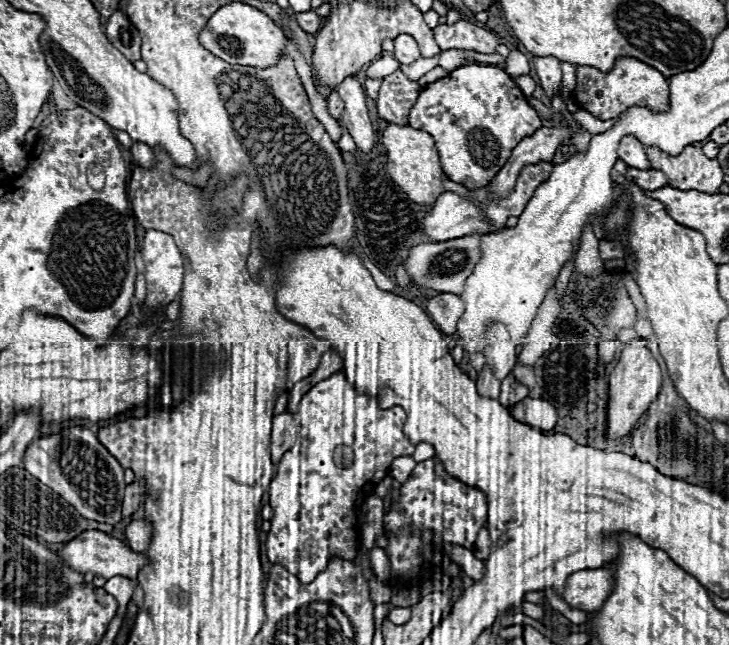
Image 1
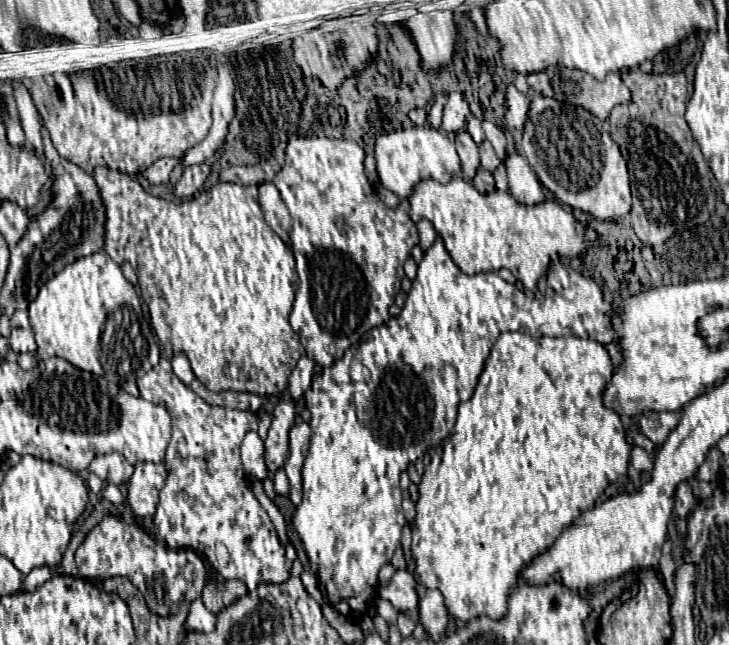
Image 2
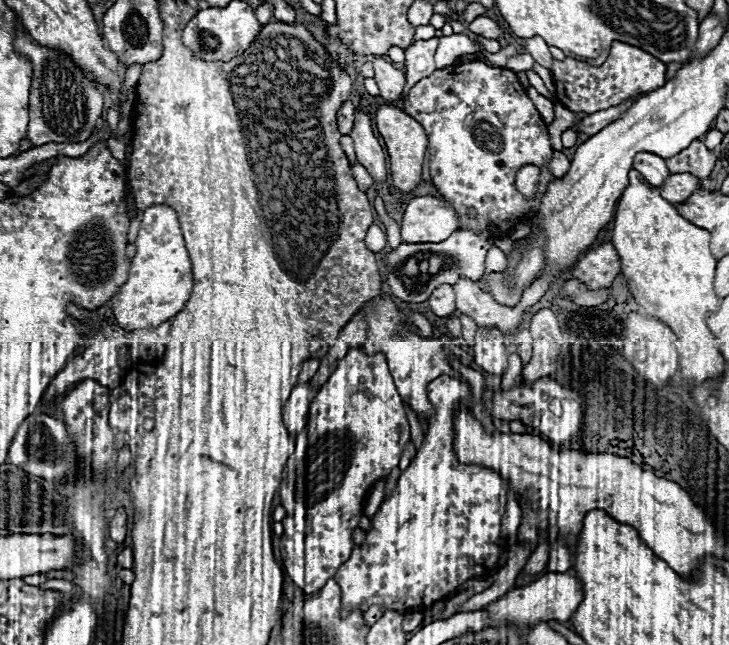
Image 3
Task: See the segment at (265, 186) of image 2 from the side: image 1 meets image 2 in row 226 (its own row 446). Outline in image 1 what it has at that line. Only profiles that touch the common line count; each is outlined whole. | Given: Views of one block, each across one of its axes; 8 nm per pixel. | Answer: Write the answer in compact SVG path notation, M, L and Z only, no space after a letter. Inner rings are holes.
M290 412L274 416L272 444L270 444L270 454L272 454L274 464L278 464L280 458L294 446L296 436L298 436L298 432L296 432L296 424L294 424L294 416Z

